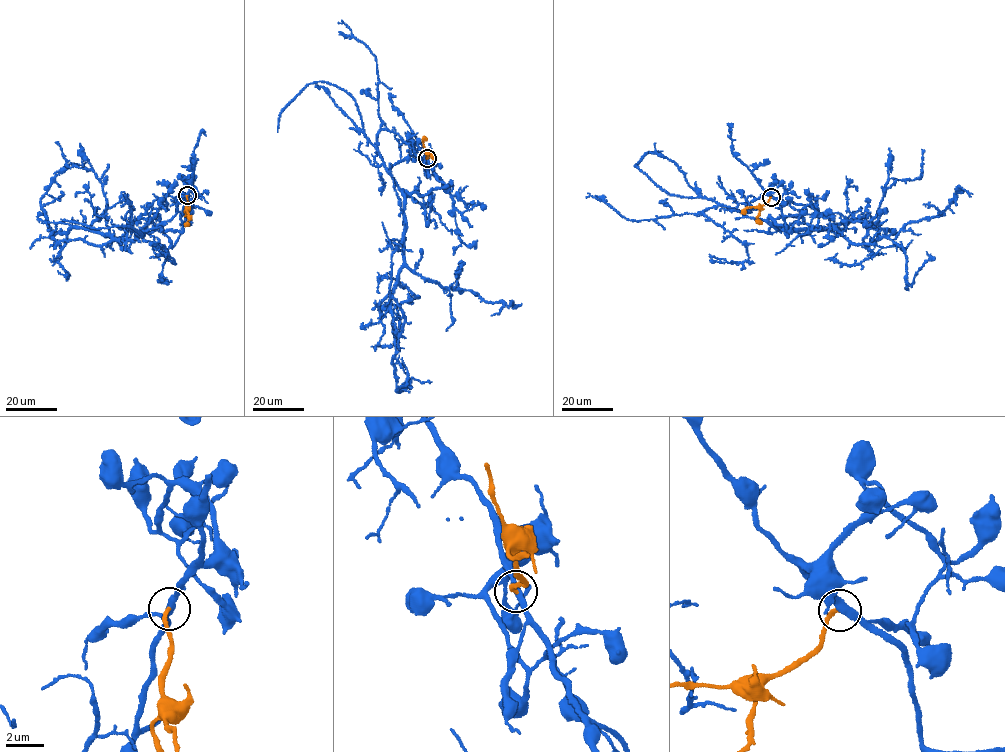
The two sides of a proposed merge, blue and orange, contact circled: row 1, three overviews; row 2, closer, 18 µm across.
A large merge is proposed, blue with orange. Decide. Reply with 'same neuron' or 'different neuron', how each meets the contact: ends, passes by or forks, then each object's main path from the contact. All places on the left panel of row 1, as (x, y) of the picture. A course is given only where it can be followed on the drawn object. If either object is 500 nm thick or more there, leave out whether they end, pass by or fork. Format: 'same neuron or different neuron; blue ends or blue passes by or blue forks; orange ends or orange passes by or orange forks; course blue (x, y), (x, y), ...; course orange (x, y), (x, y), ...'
same neuron; blue passes by; orange ends; course blue (187, 195), (181, 232), (141, 229), (131, 240), (78, 226), (53, 235), (43, 195), (70, 163), (86, 162); course orange (187, 195), (189, 220)

